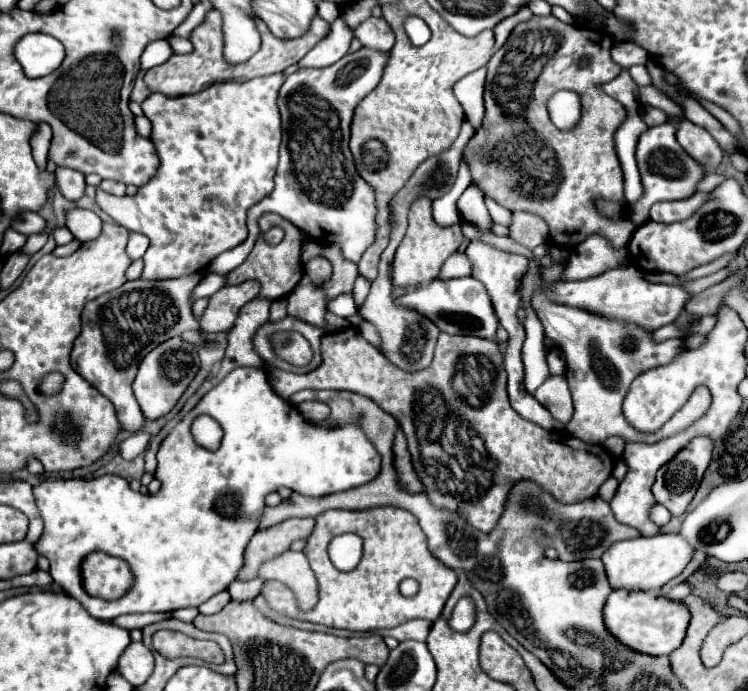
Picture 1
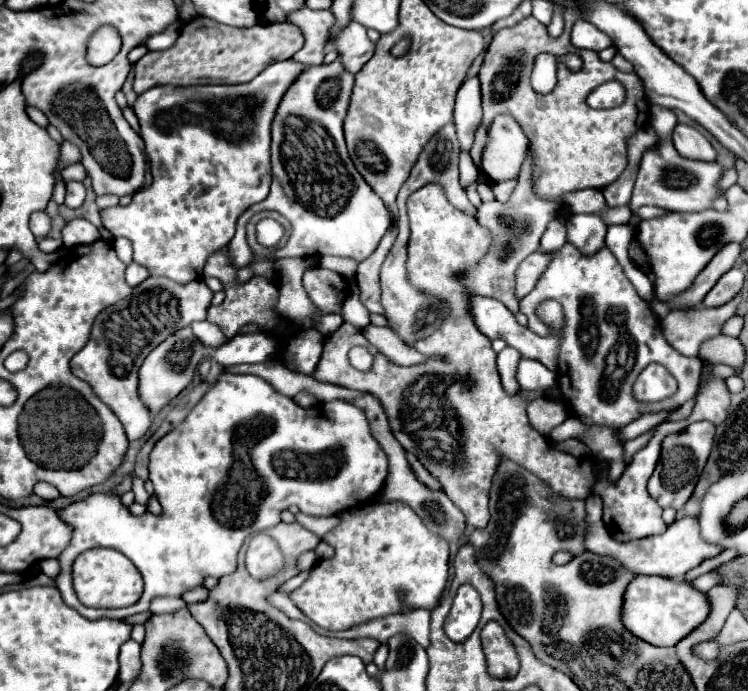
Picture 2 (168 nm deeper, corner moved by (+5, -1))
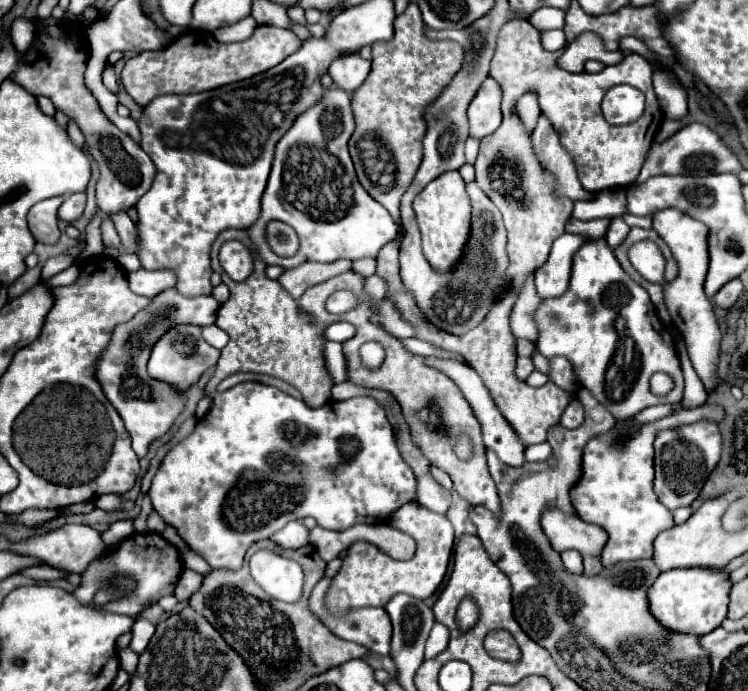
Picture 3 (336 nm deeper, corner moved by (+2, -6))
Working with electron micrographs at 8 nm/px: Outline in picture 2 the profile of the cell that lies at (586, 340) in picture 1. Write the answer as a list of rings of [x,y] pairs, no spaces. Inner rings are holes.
[[[564,244],[562,250],[556,252],[552,264],[548,264],[548,272],[540,278],[540,284],[520,300],[520,312],[528,316],[528,328],[538,336],[546,336],[546,326],[538,320],[534,308],[546,298],[558,300],[564,308],[566,326],[562,330],[556,376],[568,406],[582,422],[622,428],[640,418],[640,414],[678,408],[696,394],[702,368],[700,358],[686,358],[666,342],[660,318],[638,296],[620,262],[606,246],[592,256],[580,254],[572,244]],[[646,360],[666,366],[676,376],[678,390],[672,398],[652,404],[640,404],[634,398],[632,386],[638,372],[646,368]]]

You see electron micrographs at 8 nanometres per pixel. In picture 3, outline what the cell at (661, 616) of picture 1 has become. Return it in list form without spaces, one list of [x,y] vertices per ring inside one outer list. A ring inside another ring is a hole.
[[[671,569],[661,573],[647,591],[651,615],[673,633],[707,635],[727,617],[731,583],[727,575],[713,569]]]

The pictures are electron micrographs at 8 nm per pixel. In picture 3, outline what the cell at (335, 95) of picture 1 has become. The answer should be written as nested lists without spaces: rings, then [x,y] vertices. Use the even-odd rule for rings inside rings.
[[[337,85],[323,91],[323,97],[303,111],[291,129],[275,147],[273,169],[261,199],[261,215],[247,229],[263,263],[283,269],[297,267],[305,261],[331,263],[337,259],[375,259],[379,249],[393,241],[399,225],[387,209],[377,203],[359,183],[348,150],[348,141],[355,129],[351,113],[351,97]],[[271,219],[289,223],[299,235],[299,251],[293,257],[277,257],[265,243],[265,225]]]

